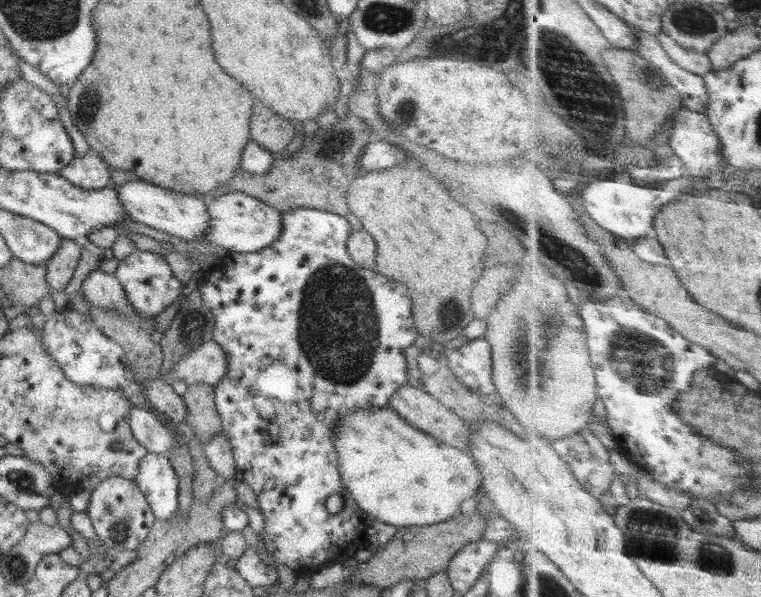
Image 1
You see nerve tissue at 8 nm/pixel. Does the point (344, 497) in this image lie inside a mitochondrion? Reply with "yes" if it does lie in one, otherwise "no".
no

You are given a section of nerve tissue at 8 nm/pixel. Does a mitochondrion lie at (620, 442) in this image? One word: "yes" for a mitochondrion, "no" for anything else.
no

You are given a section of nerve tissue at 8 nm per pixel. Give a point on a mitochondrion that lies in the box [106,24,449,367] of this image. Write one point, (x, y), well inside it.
(194, 323)

